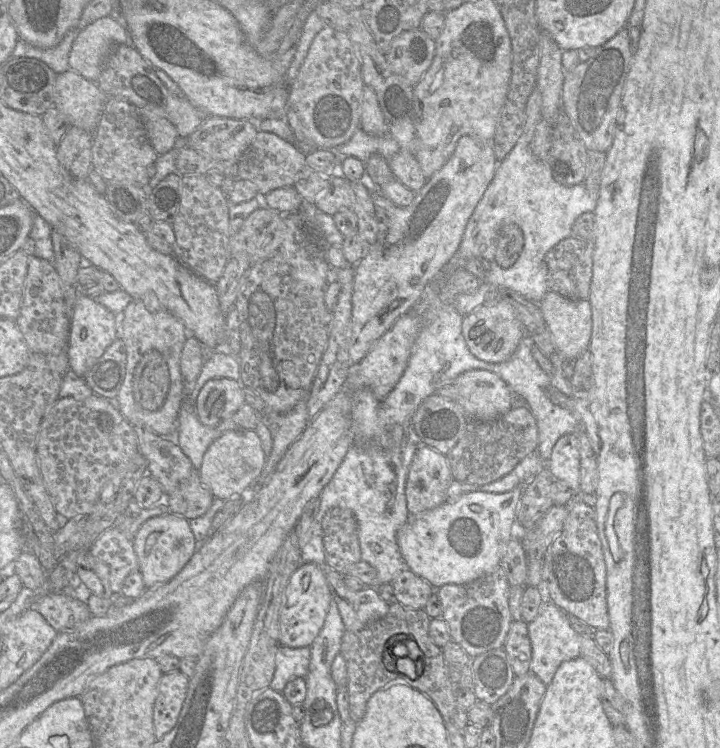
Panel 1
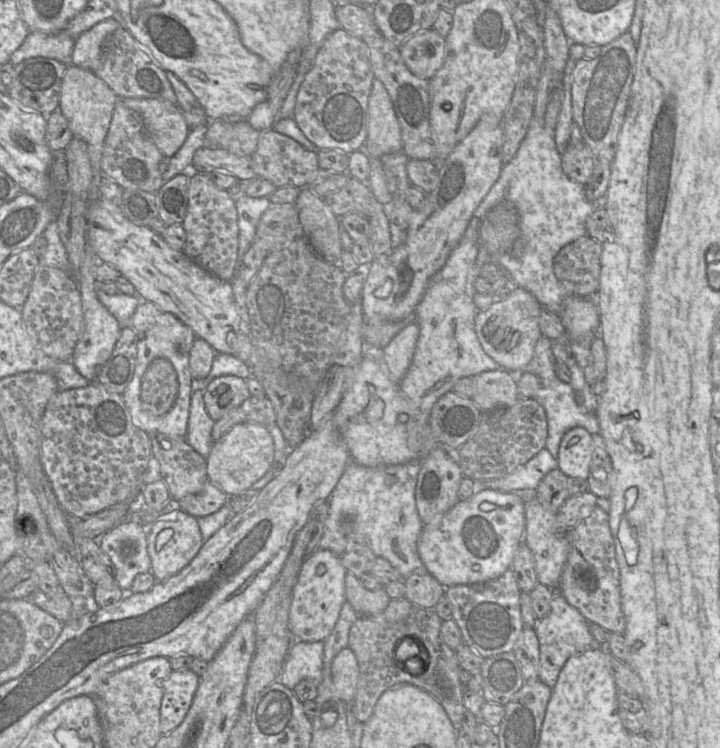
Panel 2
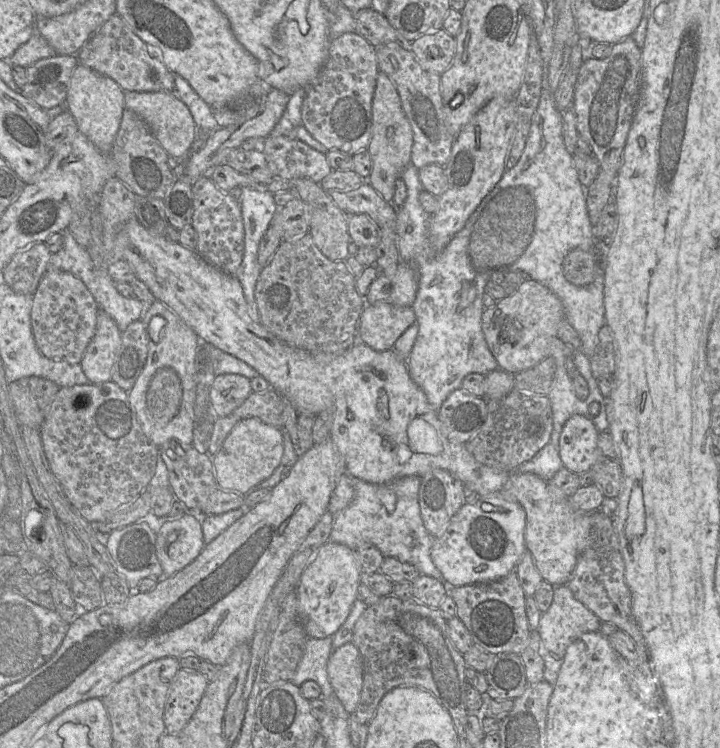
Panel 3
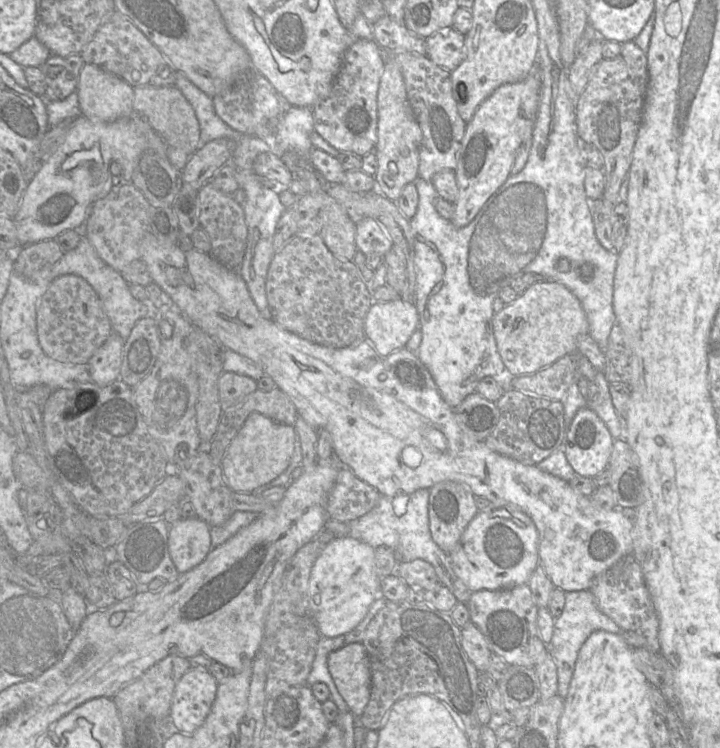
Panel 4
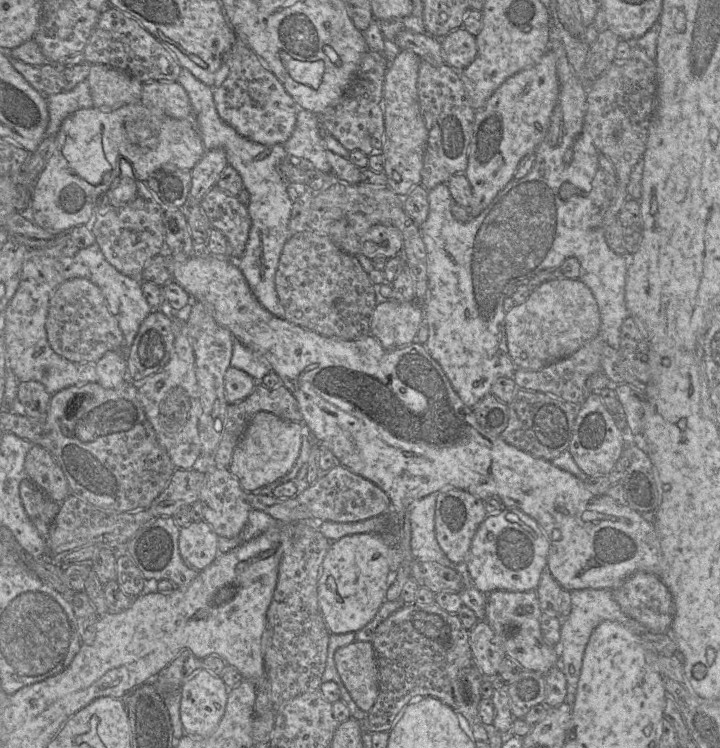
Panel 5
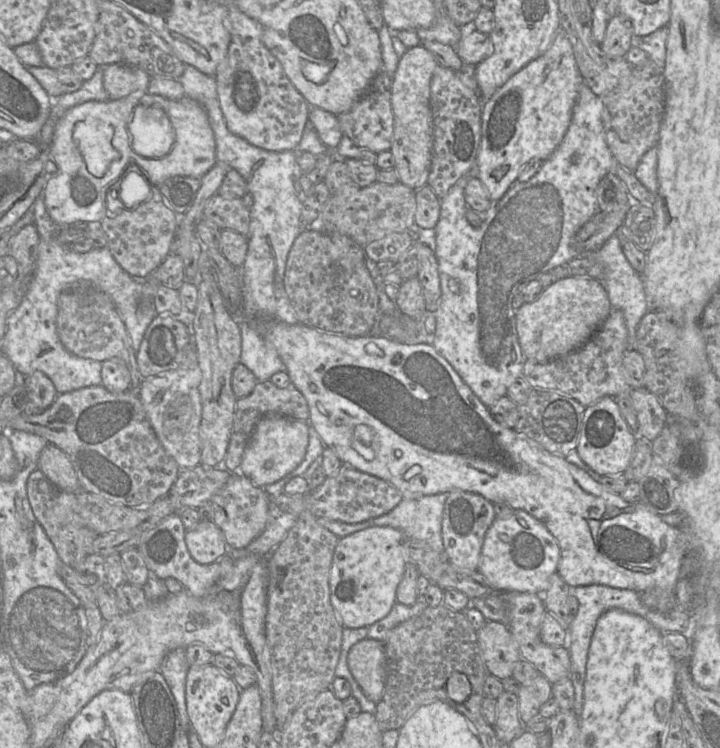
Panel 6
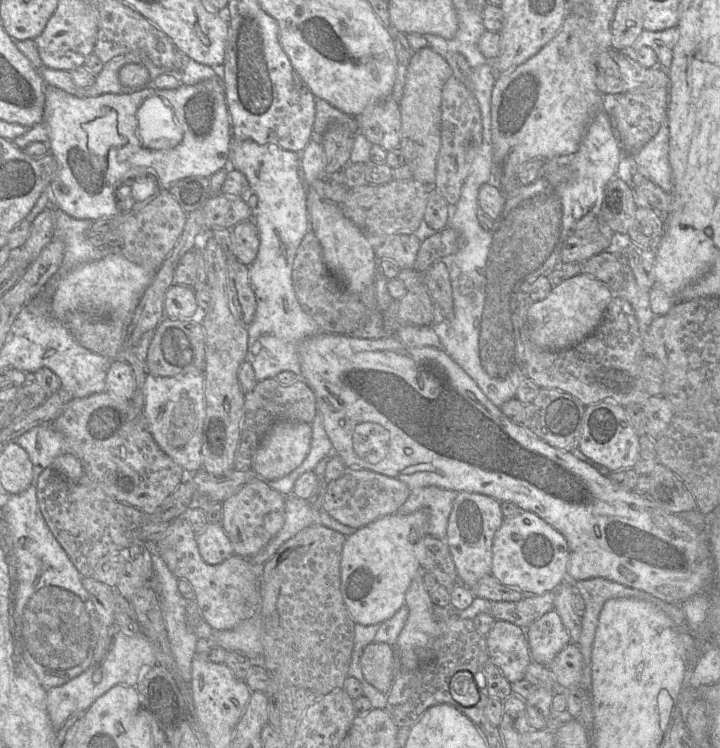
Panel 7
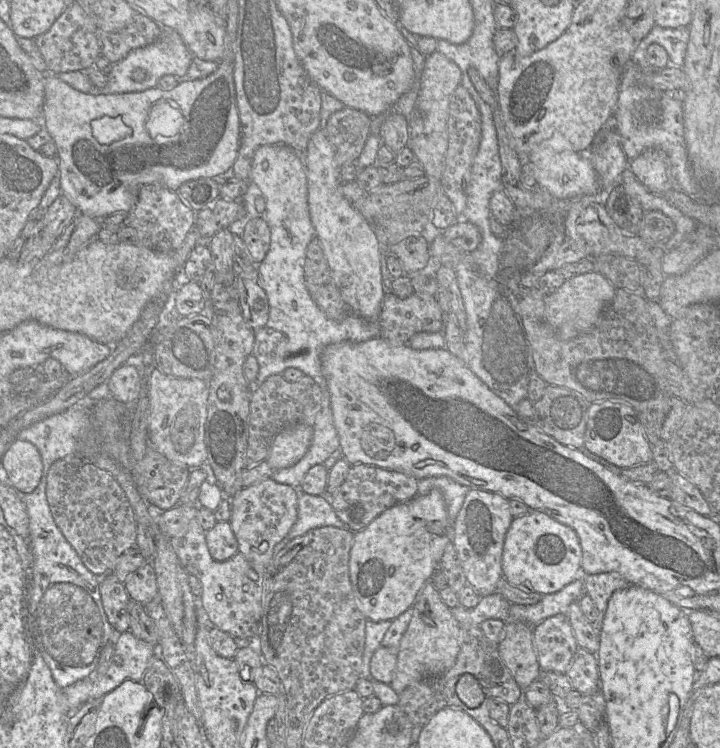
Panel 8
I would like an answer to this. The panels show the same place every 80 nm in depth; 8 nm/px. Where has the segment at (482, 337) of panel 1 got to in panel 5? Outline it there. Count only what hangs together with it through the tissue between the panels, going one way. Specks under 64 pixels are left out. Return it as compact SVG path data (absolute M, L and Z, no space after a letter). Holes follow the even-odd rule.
M556 279L532 290L528 299L506 312L504 329L509 355L518 370L538 371L578 351L599 335L597 302L579 279Z

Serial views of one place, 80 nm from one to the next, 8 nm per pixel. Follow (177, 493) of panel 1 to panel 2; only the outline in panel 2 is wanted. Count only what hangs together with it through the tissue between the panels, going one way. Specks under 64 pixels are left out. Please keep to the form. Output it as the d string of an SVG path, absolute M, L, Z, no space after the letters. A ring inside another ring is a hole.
M207 481L199 492L186 495L178 501L181 511L196 518L218 511L229 499L229 496Z

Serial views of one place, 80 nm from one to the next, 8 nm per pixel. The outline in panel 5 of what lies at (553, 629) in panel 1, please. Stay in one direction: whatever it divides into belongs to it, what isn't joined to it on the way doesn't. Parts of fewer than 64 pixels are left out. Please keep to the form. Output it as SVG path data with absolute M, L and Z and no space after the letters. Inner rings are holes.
M579 589L570 591L570 596L570 614L561 622L558 667L566 678L567 693L564 702L572 707L575 702L584 651L593 630L603 621L614 621L624 625L624 621L632 618L620 609L613 597L612 590Z

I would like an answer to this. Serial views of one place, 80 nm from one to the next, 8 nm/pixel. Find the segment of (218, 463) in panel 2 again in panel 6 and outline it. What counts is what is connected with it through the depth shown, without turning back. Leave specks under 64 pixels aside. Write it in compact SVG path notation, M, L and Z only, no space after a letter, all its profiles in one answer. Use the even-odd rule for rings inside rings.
M274 413L266 414L258 421L249 438L238 471L258 487L272 484L288 475L302 462L308 442L308 421Z

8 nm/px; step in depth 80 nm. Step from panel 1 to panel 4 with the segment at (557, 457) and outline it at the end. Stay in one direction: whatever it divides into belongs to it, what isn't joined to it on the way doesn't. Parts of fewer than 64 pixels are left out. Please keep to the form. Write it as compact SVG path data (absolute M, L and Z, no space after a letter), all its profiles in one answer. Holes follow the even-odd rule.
M584 407L575 414L562 449L576 474L593 478L607 469L613 443L605 423L592 409Z

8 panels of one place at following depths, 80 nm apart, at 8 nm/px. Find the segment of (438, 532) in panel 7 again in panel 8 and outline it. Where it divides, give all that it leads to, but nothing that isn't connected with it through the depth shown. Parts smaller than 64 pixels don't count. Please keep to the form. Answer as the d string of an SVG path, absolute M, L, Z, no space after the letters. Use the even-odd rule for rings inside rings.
M428 477L418 481L416 496L427 495L433 489L437 489L443 494L449 522L453 523L470 489L448 477Z

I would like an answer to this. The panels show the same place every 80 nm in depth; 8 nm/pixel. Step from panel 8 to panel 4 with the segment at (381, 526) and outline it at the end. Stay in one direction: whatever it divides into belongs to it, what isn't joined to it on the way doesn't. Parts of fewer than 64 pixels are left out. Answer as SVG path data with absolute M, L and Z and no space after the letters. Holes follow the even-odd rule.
M349 535L332 539L314 562L308 585L308 608L321 637L344 636L355 629L379 591L374 548Z

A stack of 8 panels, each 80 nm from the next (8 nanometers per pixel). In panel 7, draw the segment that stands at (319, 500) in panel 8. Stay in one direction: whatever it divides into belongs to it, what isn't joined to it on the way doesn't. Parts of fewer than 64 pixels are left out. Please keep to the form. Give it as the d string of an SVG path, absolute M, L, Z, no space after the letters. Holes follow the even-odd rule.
M293 493L285 495L285 498L285 519L282 528L261 551L249 558L257 567L269 560L284 542L308 526L321 525L346 537L358 530L339 523L323 509L313 507L307 499L302 499Z

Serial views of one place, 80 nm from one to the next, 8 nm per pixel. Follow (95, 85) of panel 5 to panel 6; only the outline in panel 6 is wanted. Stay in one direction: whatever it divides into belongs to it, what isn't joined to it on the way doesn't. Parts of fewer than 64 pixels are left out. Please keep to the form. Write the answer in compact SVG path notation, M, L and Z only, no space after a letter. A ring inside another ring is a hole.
M110 64L103 68L103 86L109 100L147 92L151 77L142 69L125 64Z

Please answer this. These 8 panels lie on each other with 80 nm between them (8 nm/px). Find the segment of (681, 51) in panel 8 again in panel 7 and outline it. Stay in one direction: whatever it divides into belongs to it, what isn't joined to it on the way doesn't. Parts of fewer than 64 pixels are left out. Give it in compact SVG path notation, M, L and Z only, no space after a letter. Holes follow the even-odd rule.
M678 27L662 31L643 30L632 45L632 48L640 46L651 48L657 56L659 66L668 69L672 62L673 49L678 42L679 37L680 31Z

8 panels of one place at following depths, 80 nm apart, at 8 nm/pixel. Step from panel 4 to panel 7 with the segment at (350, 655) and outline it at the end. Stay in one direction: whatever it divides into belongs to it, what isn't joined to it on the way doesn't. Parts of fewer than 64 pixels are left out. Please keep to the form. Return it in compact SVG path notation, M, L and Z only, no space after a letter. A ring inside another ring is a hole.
M379 642L370 643L362 652L360 667L370 685L381 693L388 694L398 673L395 647Z

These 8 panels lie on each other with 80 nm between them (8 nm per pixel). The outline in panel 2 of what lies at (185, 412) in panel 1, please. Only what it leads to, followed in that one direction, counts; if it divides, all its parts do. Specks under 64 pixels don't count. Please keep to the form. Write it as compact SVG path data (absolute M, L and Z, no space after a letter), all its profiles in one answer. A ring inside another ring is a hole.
M195 389L191 396L185 441L206 459L214 443L211 432L215 421L206 412L203 391Z

